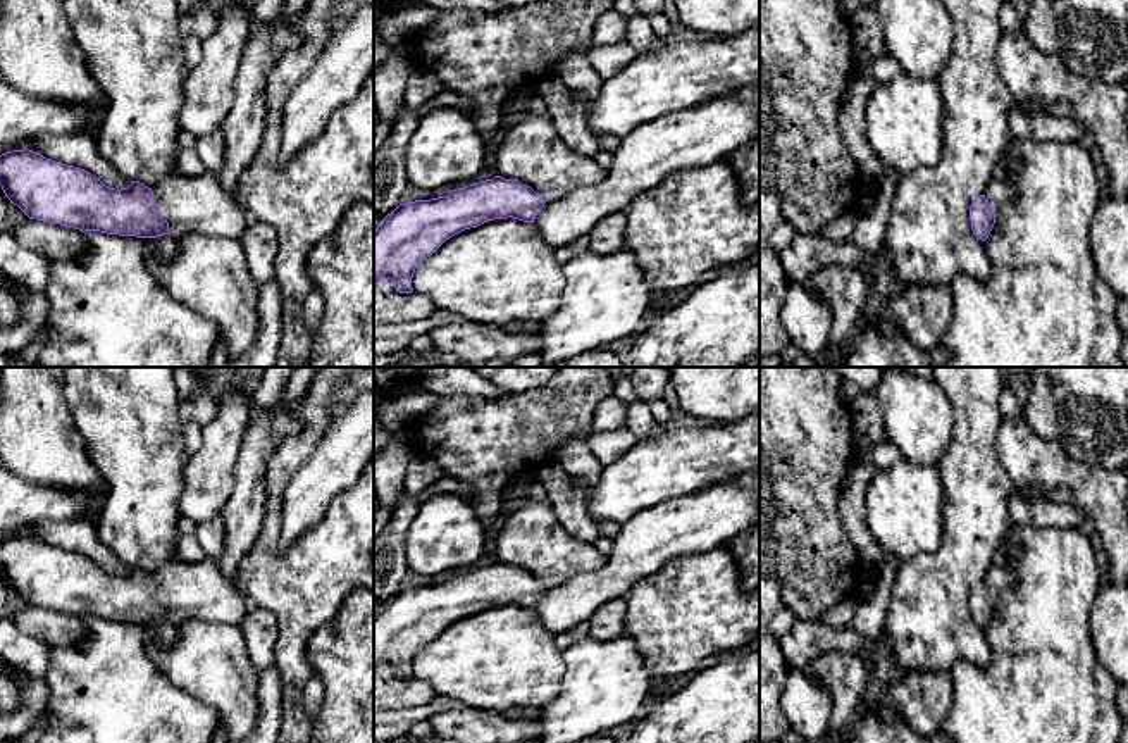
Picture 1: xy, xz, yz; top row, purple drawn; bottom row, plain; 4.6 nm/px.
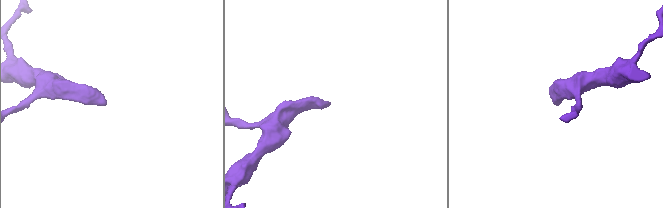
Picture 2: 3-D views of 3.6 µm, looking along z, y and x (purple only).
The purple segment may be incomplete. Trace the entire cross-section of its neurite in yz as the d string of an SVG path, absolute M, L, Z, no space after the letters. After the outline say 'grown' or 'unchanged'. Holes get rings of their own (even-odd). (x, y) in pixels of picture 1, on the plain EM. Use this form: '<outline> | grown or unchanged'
M992 564L985 578L973 586L970 607L973 621L985 627L995 610L999 596L1016 584L1013 572L1006 565Z | grown

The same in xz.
M753 469L727 484L679 496L639 512L620 528L603 567L579 574L560 586L546 588L518 565L494 562L453 576L444 583L400 590L374 617L374 672L381 665L389 665L396 677L412 679L412 664L422 646L451 622L494 605L513 603L534 609L548 631L567 633L589 621L608 602L625 598L639 581L653 576L665 564L718 550L758 521L759 469Z | grown

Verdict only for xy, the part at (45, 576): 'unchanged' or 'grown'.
grown

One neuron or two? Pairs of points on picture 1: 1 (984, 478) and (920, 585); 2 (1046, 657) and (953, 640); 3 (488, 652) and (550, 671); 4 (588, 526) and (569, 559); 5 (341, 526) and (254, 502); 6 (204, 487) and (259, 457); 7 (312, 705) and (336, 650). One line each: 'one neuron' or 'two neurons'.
1: one neuron
2: two neurons
3: one neuron
4: two neurons
5: two neurons
6: two neurons
7: two neurons

